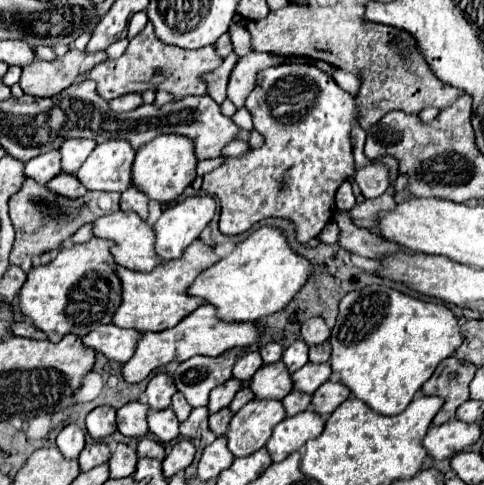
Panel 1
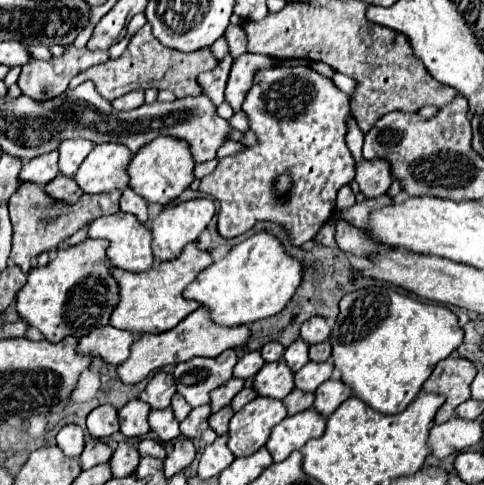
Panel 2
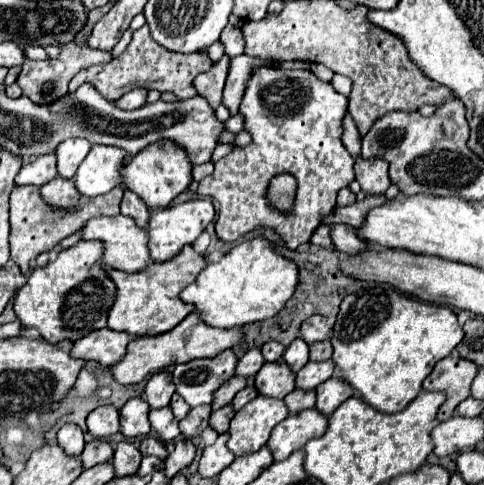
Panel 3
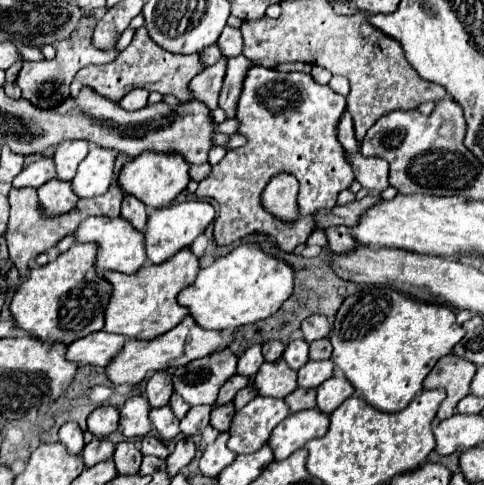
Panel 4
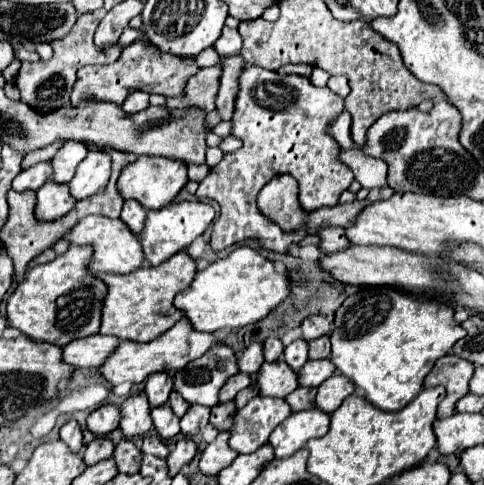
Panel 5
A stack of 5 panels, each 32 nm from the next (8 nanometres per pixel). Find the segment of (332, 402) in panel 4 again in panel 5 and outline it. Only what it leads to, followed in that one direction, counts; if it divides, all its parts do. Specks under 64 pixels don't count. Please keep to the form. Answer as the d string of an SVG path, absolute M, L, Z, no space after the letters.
M334 374L328 380L324 380L318 388L318 396L316 396L316 406L324 412L334 412L342 400L350 394L354 394L356 386L342 374Z

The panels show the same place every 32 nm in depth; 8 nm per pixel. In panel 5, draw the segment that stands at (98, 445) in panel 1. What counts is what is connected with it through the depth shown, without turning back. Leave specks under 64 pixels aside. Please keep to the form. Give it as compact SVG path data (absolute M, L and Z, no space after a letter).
M102 436L102 438L96 438L96 440L92 440L92 442L88 444L86 454L84 454L84 462L86 462L88 466L92 466L92 464L96 464L96 462L100 462L100 460L110 458L112 452L114 452L112 440L108 440L108 438L104 438L104 436Z

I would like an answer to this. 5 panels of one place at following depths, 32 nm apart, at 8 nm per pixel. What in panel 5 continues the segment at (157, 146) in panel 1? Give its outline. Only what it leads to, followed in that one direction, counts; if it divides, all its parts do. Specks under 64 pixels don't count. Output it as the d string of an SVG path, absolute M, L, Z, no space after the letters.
M140 156L136 162L128 164L124 172L118 178L118 192L124 200L136 200L146 210L160 210L168 206L176 194L186 186L186 164L180 160L168 160L168 158L156 158L156 156Z

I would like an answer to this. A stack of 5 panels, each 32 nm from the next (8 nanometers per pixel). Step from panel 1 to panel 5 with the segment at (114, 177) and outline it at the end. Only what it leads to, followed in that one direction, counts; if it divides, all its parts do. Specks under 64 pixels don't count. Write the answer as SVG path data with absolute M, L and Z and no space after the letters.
M90 150L76 168L74 178L68 182L72 198L82 200L100 192L110 178L110 154Z

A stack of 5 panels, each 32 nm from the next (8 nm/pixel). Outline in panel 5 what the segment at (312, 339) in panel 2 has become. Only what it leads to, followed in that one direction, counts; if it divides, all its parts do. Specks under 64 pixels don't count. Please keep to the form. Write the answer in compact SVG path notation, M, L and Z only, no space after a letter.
M314 314L314 316L306 316L302 320L302 332L304 332L304 340L310 342L314 338L320 338L324 334L330 332L330 322L326 316L320 316L320 314Z

